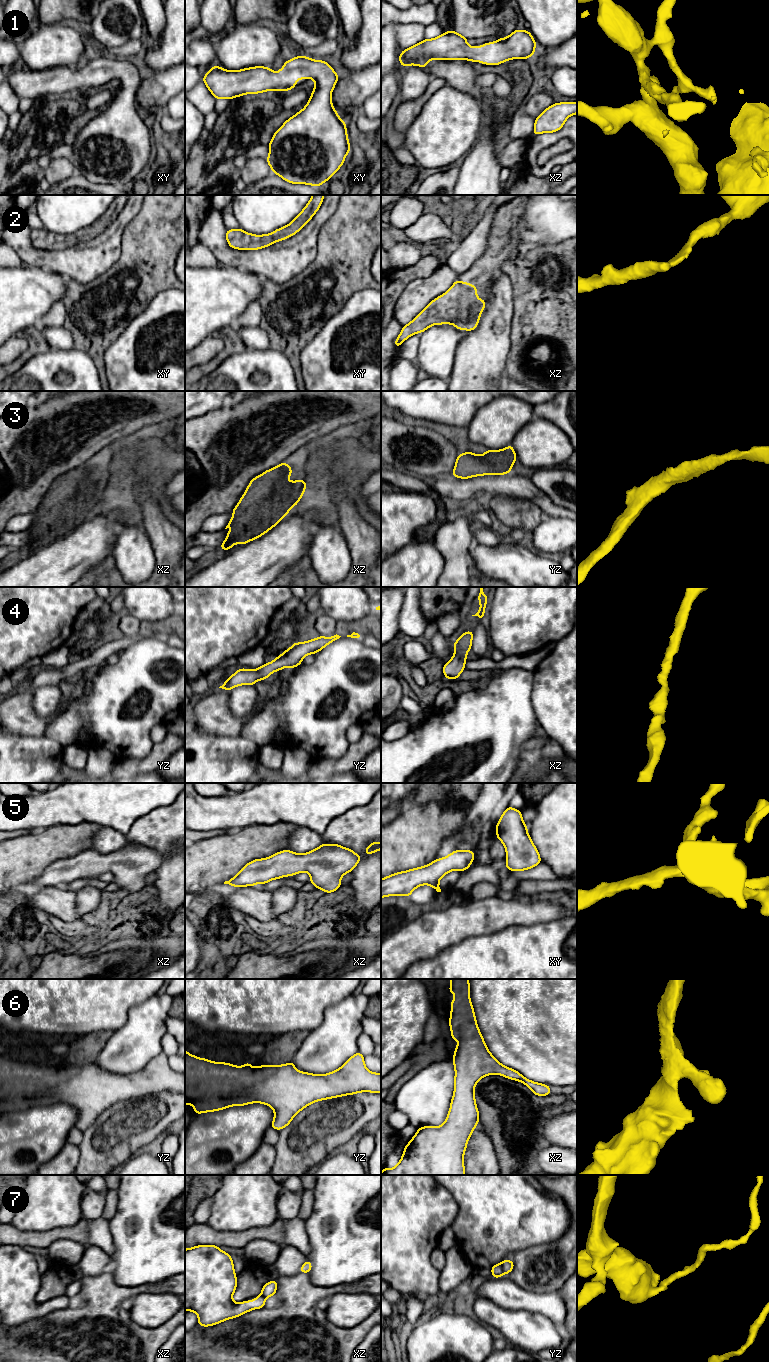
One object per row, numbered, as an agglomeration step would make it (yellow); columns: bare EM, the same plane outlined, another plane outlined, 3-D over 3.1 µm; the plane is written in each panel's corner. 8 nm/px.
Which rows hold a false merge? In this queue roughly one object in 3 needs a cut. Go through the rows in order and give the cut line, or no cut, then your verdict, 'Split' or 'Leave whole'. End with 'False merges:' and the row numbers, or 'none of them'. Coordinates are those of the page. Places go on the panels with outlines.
1: No split. Leave whole
2: No split. Leave whole
3: No split. Leave whole
4: No split. Leave whole
5: No split. Leave whole
6: No split. Leave whole
7: Split along yz (500, 1263), (504, 1273). Split
False merges: 7

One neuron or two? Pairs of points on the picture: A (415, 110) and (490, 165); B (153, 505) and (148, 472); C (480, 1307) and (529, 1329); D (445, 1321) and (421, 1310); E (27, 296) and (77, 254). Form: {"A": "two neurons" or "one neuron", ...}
{"A": "two neurons", "B": "one neuron", "C": "one neuron", "D": "two neurons", "E": "two neurons"}

